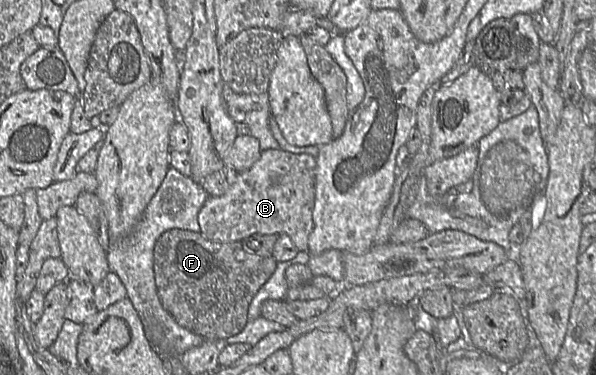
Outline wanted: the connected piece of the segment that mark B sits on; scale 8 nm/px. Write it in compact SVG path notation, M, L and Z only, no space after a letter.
M282 149L262 150L260 158L251 168L238 173L223 195L207 198L198 213L199 233L206 239L217 242L241 242L255 234L286 233L299 251L306 251L308 238L314 226L316 166L316 158L309 154L292 153Z

